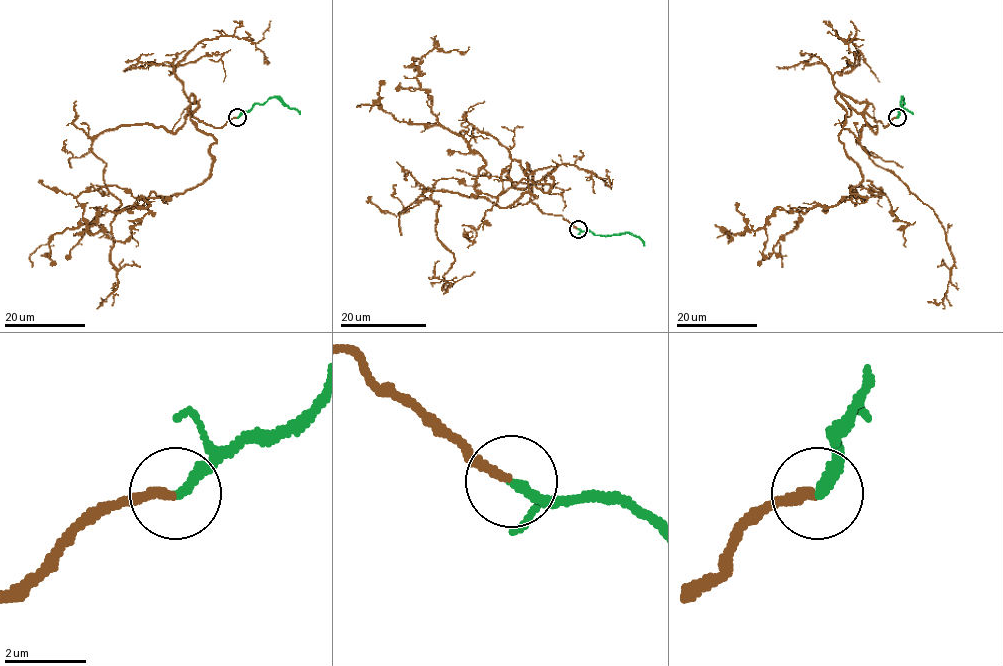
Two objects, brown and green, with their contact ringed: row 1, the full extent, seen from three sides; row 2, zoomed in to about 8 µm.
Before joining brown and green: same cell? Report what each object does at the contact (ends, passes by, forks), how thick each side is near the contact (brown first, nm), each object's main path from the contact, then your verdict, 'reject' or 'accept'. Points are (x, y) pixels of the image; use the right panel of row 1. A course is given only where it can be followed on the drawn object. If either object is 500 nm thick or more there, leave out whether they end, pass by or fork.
brown ends there; green ends there; 200 nm thick on the brown side, 240 nm on the other; brown runs (897, 117), (884, 127), (840, 94), (838, 136), (862, 180), (850, 192), (866, 197), (726, 232); green runs (897, 117), (904, 103), (902, 98), (901, 105), (913, 114); accept

